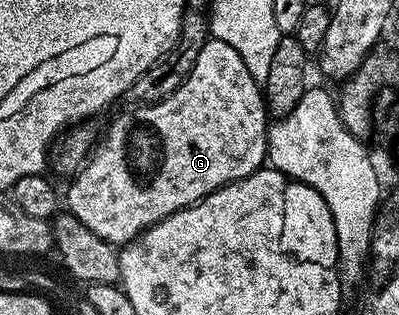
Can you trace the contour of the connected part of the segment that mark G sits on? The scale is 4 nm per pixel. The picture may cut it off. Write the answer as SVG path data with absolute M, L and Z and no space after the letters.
M207 38L196 65L168 98L135 106L135 111L126 111L111 121L106 136L101 136L77 175L69 180L70 188L64 191L65 210L84 221L96 237L125 245L153 223L259 170L268 159L268 108L254 73L232 45L222 39Z

